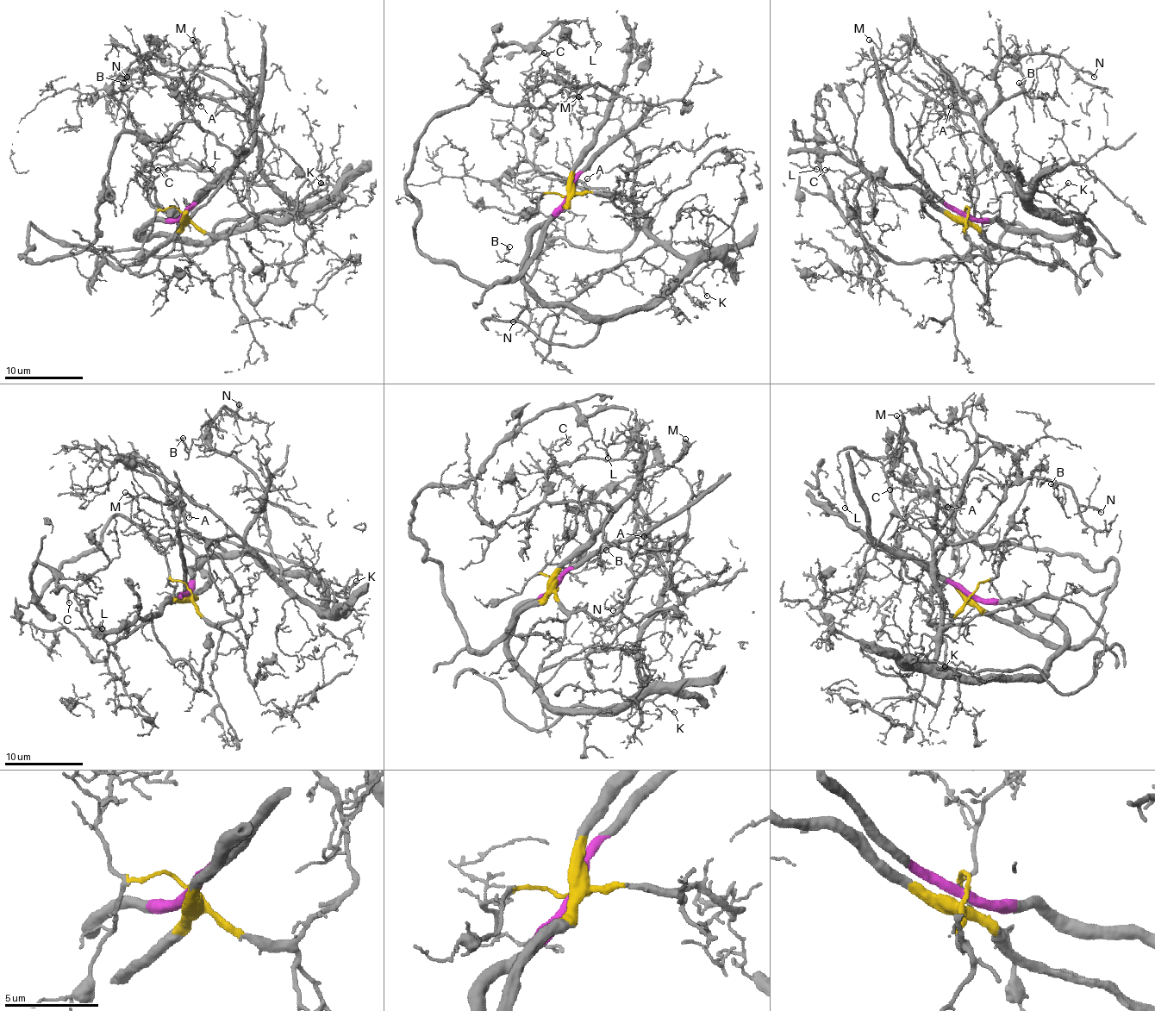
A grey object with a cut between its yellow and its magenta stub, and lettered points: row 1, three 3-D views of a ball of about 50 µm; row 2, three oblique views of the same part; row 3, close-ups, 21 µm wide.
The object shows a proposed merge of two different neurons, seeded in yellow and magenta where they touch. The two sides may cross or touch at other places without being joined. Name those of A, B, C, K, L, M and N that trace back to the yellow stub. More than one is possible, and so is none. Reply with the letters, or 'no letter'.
A, C, L

